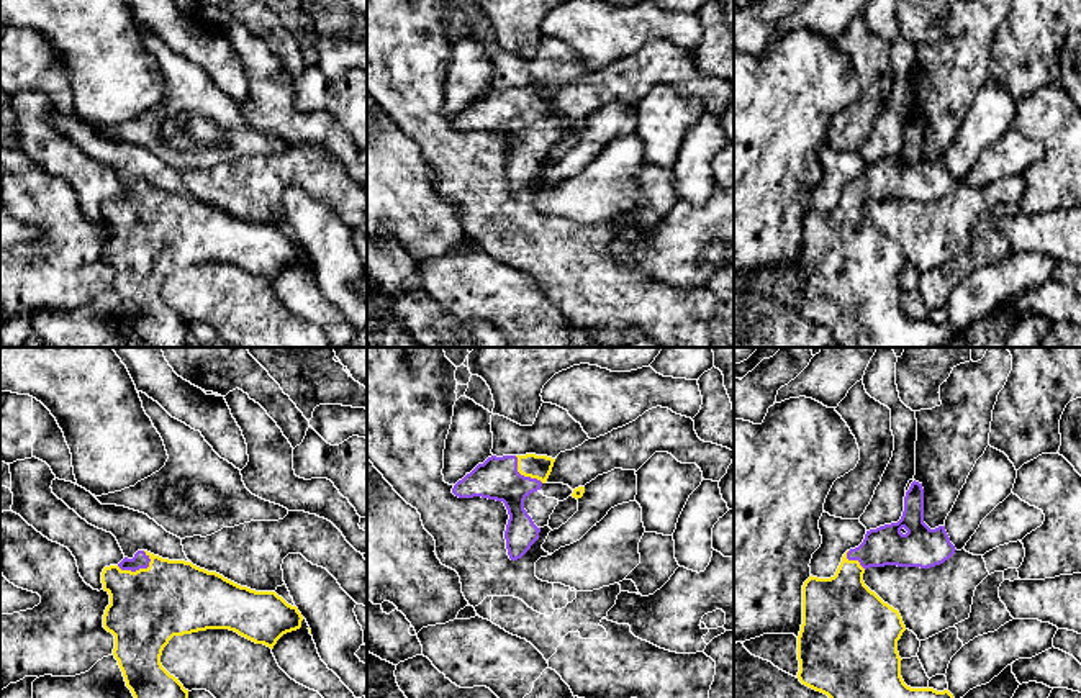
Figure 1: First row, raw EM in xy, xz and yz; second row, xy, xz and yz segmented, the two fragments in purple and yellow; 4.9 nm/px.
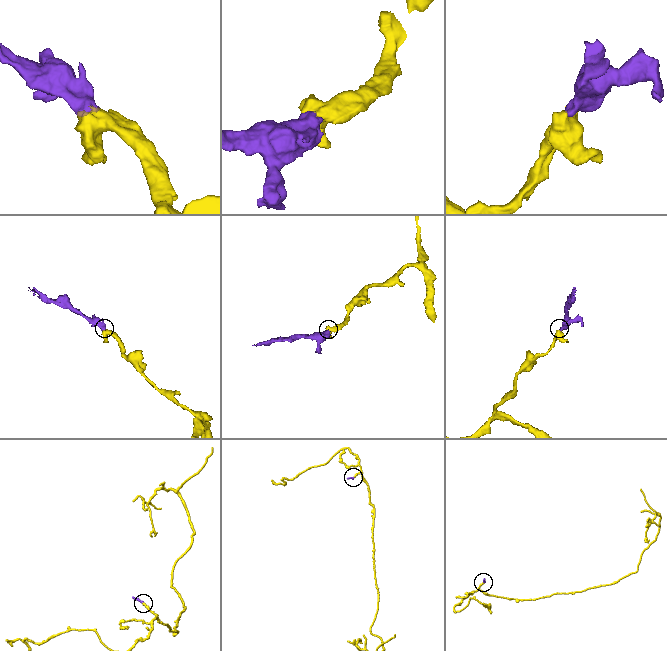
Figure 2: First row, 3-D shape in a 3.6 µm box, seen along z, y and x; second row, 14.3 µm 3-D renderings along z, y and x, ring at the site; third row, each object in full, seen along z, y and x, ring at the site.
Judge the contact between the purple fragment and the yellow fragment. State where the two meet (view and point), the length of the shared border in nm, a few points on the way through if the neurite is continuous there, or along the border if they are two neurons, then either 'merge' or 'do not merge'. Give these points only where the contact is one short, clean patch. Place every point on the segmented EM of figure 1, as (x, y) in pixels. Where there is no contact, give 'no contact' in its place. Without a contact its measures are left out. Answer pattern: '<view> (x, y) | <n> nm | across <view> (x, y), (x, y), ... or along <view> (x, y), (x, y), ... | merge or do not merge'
xy (135, 571) | 180 nm | across xy (140, 561), (135, 571), (149, 607) | merge

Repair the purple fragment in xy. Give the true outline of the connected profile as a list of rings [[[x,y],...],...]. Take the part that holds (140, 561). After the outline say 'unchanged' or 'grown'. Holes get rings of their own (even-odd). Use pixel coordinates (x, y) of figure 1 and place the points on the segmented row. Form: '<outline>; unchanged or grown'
[[[147,551],[105,567],[102,583],[110,595],[103,628],[115,636],[113,655],[134,698],[188,698],[188,690],[161,664],[162,650],[174,636],[229,629],[274,649],[283,634],[300,629],[303,621],[298,608],[275,591],[256,591],[192,562],[162,559]]]; grown

